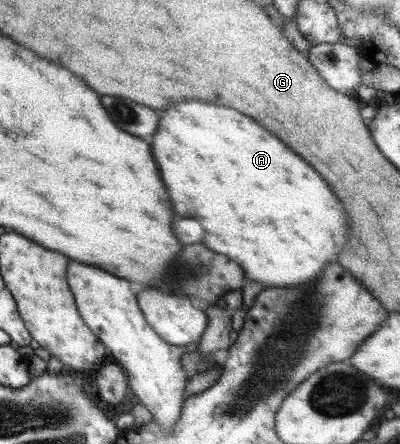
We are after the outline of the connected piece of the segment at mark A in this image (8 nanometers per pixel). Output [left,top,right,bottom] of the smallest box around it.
[151,100,345,288]

